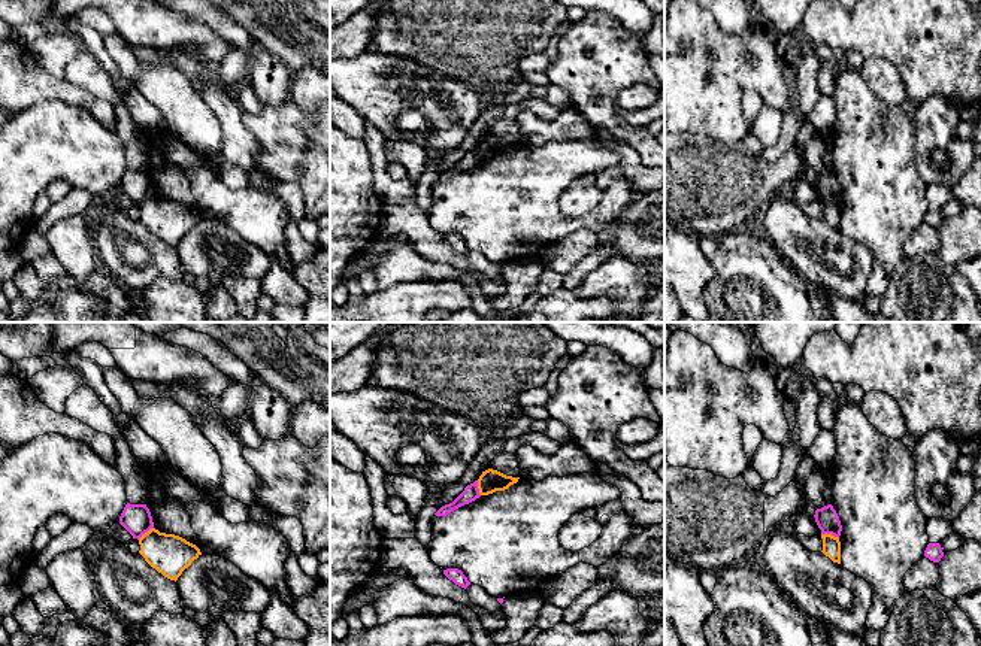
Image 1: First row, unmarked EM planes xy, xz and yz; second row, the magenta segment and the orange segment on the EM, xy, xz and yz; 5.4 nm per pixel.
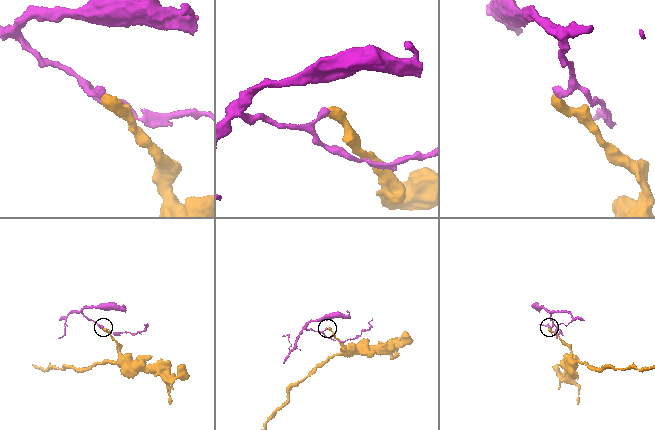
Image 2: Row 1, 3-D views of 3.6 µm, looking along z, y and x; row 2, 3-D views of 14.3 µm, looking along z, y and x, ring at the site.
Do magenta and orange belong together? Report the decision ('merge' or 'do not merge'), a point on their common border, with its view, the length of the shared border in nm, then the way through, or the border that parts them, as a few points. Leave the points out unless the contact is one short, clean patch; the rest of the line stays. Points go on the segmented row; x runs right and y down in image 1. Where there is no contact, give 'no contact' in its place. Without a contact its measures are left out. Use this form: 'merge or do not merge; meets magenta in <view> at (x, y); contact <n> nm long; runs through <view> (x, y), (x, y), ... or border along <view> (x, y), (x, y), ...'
do not merge; meets magenta in yz at (830, 533); contact 100 nm long; border along yz (821, 533), (830, 533), (838, 537)

